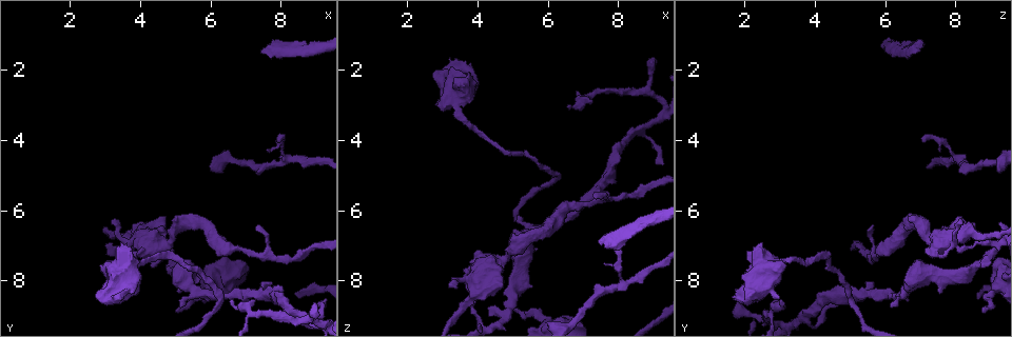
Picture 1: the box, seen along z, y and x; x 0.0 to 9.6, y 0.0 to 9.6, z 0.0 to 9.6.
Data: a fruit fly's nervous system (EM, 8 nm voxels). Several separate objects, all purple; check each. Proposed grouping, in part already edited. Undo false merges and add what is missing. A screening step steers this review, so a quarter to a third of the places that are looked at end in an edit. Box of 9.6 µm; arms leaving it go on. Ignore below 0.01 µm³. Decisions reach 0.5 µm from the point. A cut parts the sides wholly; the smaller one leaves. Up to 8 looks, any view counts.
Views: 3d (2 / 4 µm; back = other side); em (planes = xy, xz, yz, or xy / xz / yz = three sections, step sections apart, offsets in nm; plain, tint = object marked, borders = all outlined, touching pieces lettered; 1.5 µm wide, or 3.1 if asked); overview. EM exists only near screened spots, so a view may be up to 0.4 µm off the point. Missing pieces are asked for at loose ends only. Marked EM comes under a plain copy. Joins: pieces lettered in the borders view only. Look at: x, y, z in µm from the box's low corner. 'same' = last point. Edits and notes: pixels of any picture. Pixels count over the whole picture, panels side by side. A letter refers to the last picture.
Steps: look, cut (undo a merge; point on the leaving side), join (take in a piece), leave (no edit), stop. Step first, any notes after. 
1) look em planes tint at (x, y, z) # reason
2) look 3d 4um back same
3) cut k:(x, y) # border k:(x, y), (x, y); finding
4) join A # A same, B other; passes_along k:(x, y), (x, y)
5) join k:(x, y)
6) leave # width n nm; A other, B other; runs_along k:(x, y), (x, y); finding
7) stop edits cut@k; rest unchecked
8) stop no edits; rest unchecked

look 3d 4um at (7.40, 6.35, 5.60) # free end

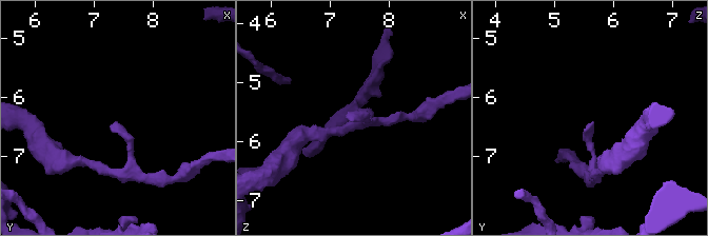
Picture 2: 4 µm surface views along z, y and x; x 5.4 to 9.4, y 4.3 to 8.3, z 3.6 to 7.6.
look em planes tint at (7.40, 6.40, 5.65)

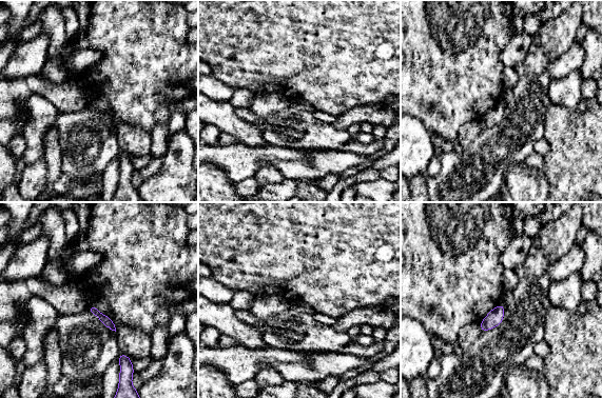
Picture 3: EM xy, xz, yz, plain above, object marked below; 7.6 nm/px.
look em planes borders same

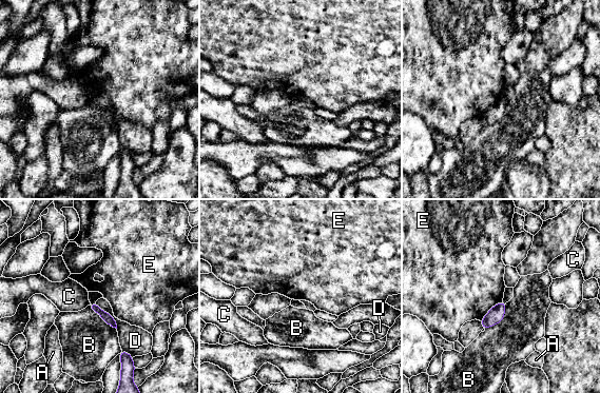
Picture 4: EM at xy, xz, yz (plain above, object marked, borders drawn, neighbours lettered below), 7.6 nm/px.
leave # longest_contact D 260 nm; A other, B other, C other, D other, E other; no lettered piece goes on from it

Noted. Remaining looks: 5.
look em xy step 4 tint at (8.00, 3.95, 7.10) # branch stops here

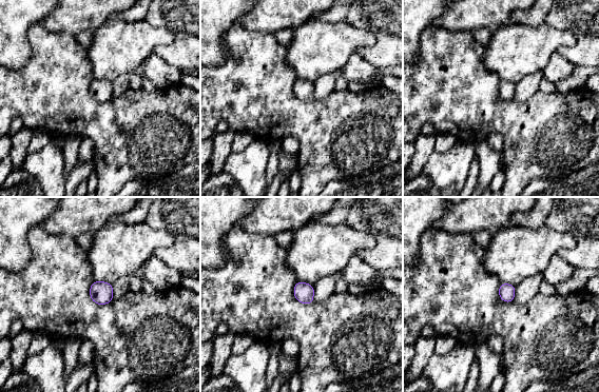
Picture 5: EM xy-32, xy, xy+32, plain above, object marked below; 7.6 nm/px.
look em planes tint same

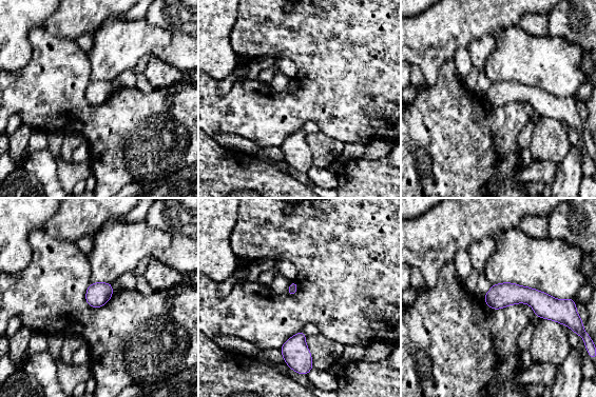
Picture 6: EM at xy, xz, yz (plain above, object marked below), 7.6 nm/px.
look em planes borders same

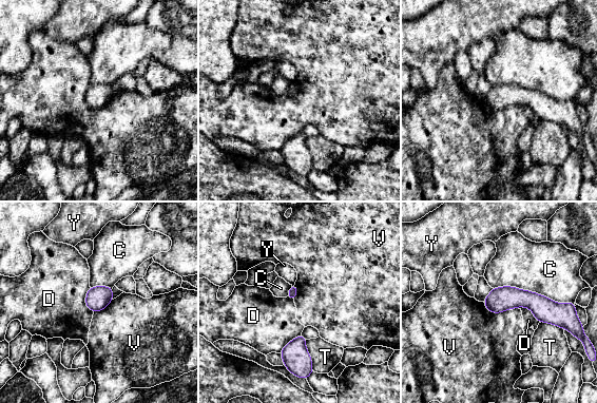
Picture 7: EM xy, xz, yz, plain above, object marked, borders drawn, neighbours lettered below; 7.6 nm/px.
leave # C other, D other, T other, V other, Y other; border 7:(482, 302), (492, 312), (508, 309); none of them fits

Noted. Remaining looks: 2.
look em planes borders at (5.05, 8.90, 8.75)

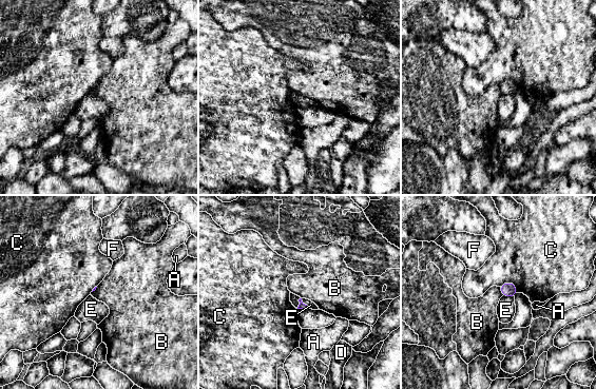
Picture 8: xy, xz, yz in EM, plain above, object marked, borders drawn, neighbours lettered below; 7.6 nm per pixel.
leave # A other, B other, C other, D other, E other, F other; border 8:(499, 287), (502, 295); no lettered piece goes on from it

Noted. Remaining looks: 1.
stop no edits; rest unchecked

